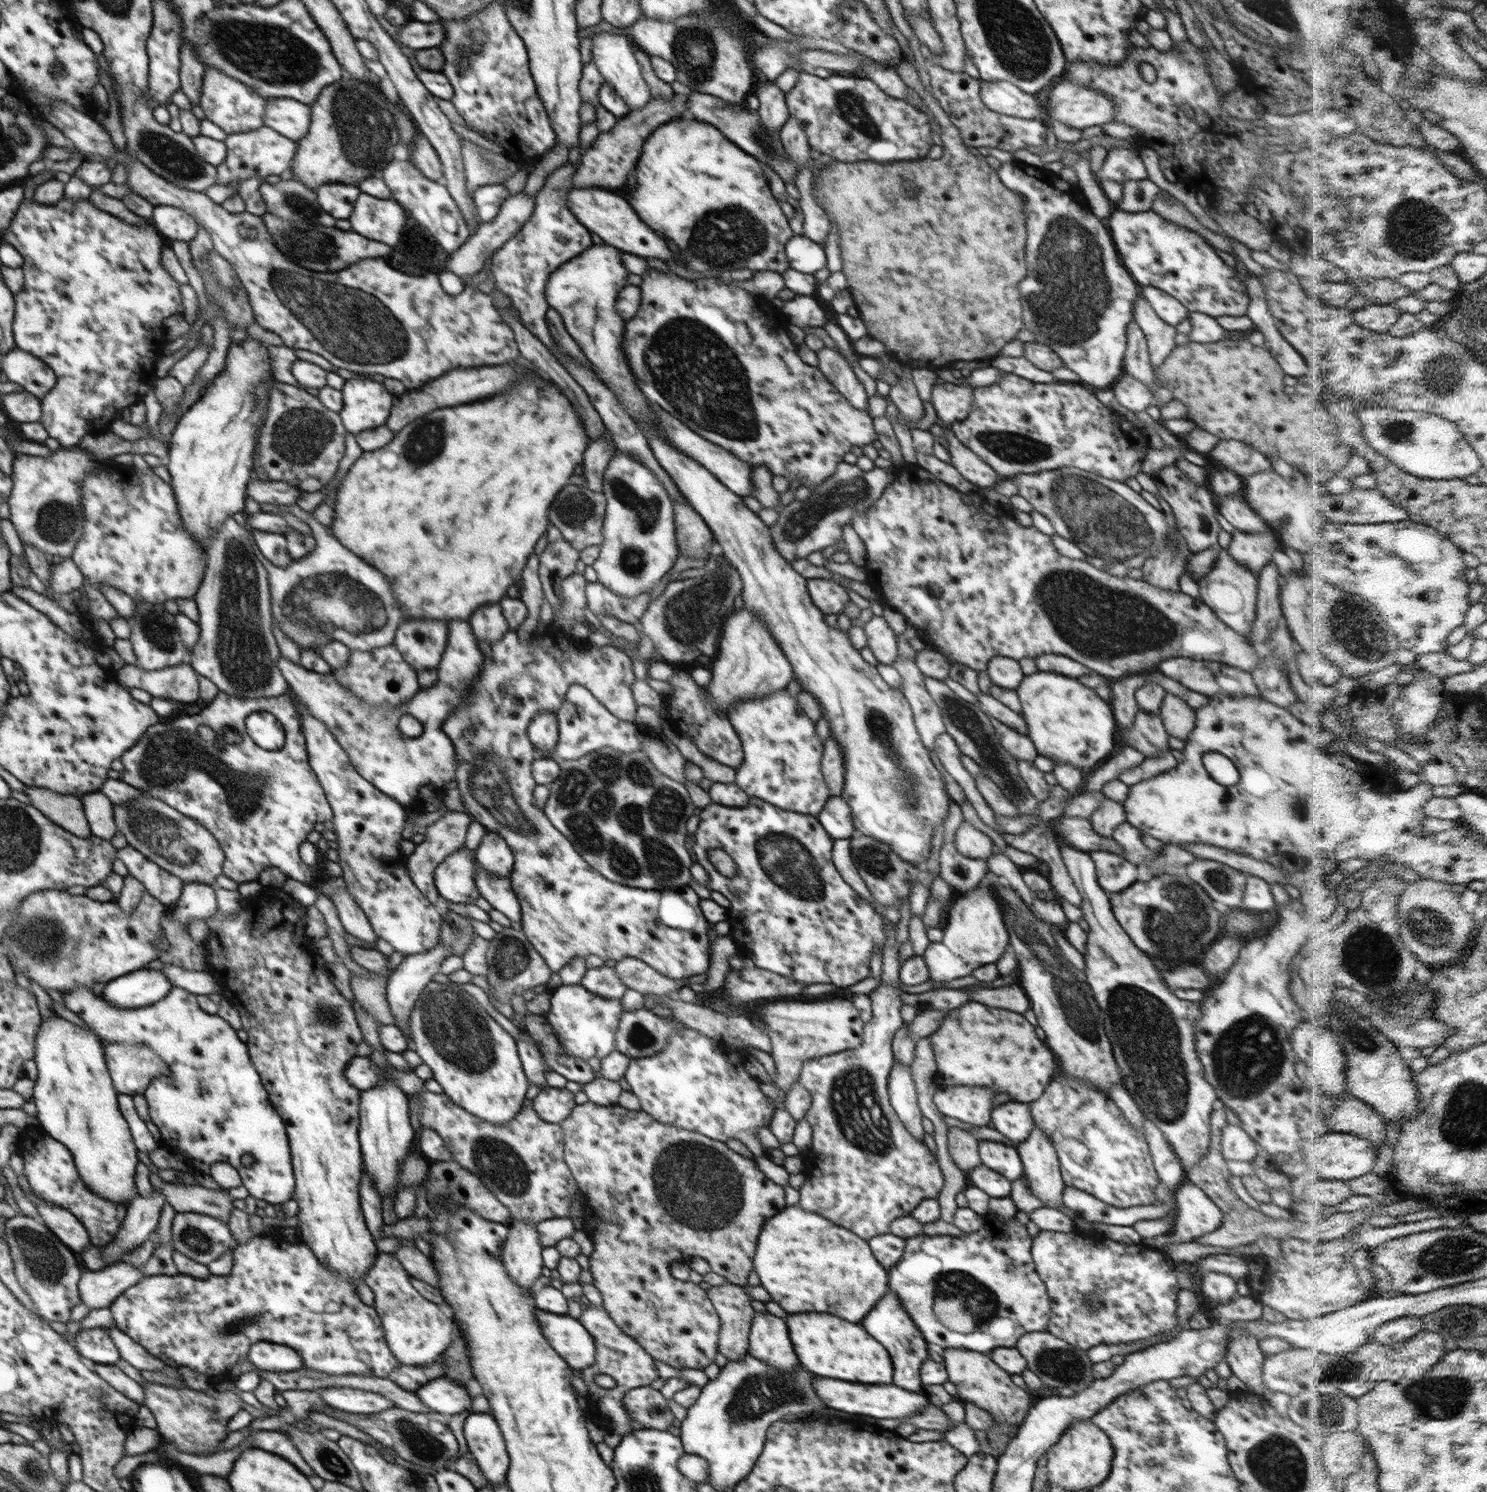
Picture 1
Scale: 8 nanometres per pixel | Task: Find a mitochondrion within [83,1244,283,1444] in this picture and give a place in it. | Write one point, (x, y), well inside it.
(228, 1328)

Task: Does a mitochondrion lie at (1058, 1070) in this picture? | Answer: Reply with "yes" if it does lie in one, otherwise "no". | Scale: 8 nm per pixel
no

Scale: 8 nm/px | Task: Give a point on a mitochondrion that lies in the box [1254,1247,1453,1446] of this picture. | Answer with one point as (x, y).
(1332, 1412)

